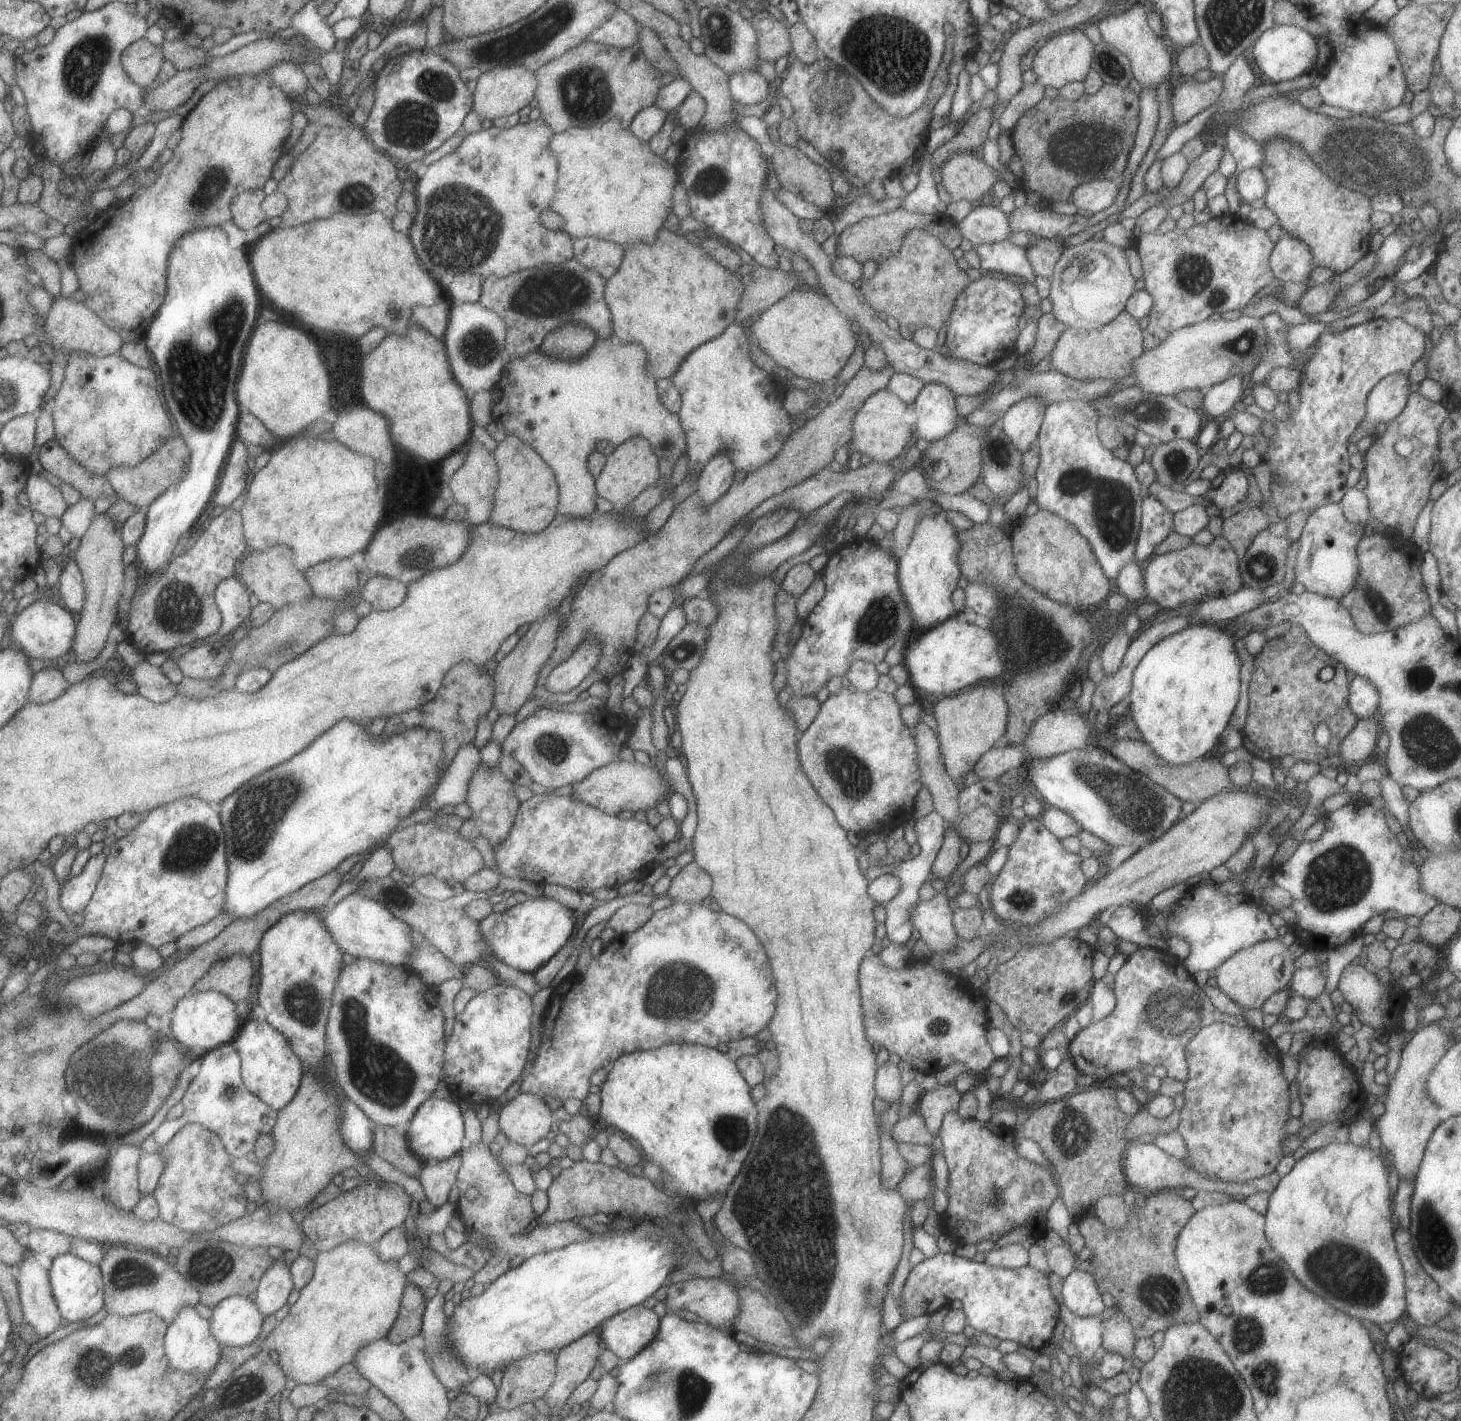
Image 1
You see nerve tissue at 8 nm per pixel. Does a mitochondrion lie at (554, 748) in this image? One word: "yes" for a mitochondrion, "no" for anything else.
yes

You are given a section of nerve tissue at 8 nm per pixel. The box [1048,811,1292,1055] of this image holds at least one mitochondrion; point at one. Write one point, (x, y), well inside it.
(1171, 1006)

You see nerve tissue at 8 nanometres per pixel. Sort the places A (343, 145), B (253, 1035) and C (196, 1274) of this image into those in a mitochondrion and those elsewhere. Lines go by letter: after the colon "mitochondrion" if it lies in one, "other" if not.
A: other
B: other
C: other

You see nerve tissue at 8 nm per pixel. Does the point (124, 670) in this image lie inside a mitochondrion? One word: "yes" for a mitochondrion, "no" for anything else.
no

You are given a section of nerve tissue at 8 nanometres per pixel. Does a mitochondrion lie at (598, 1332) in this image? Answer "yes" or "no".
no

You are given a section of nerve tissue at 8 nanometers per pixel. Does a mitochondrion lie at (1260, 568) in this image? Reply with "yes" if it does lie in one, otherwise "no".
yes

